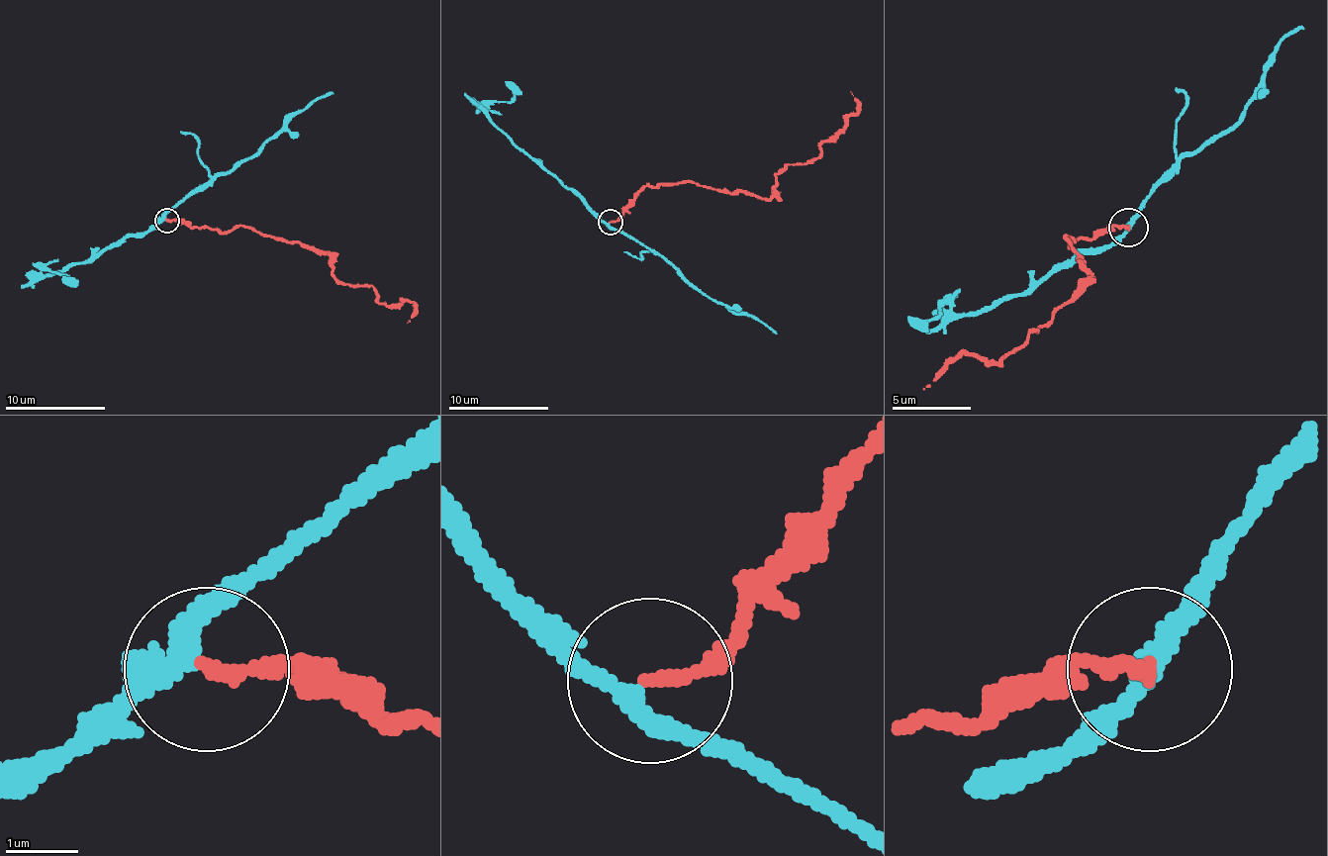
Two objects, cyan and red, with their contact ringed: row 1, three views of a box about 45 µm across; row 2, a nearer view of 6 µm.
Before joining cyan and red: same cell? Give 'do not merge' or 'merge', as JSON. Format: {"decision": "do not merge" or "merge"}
{"decision": "do not merge"}

